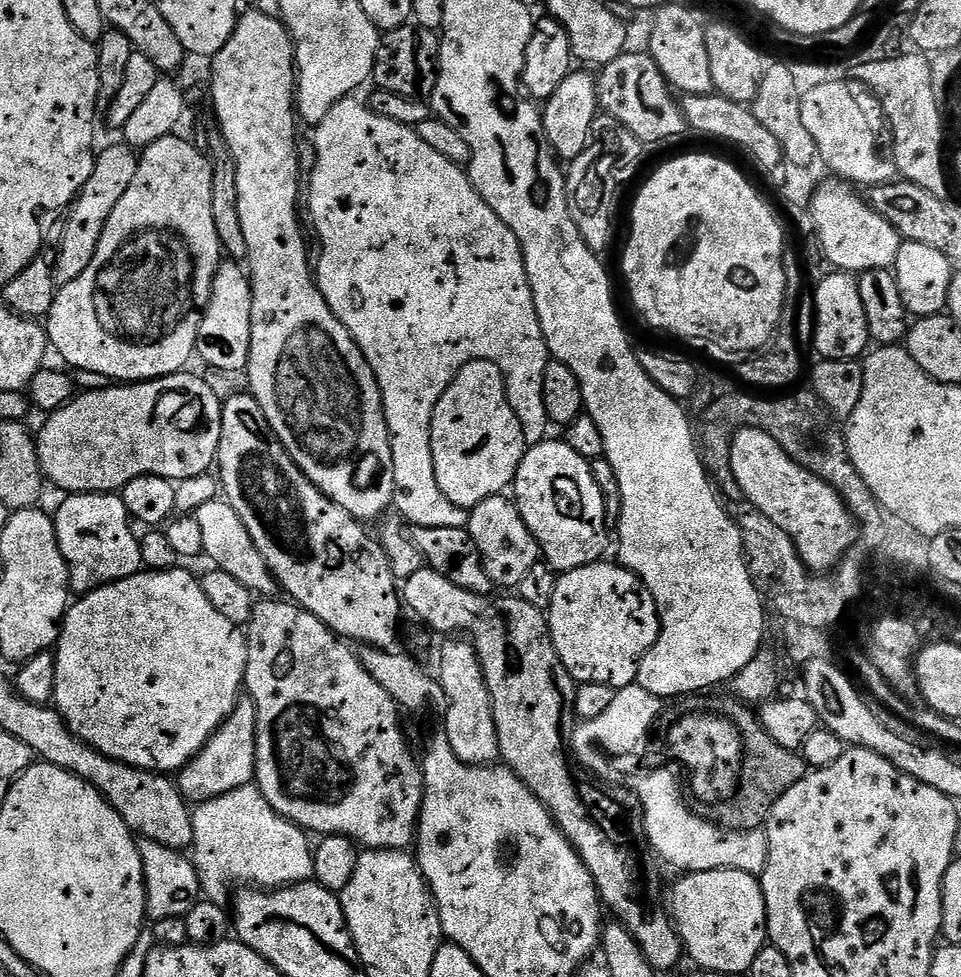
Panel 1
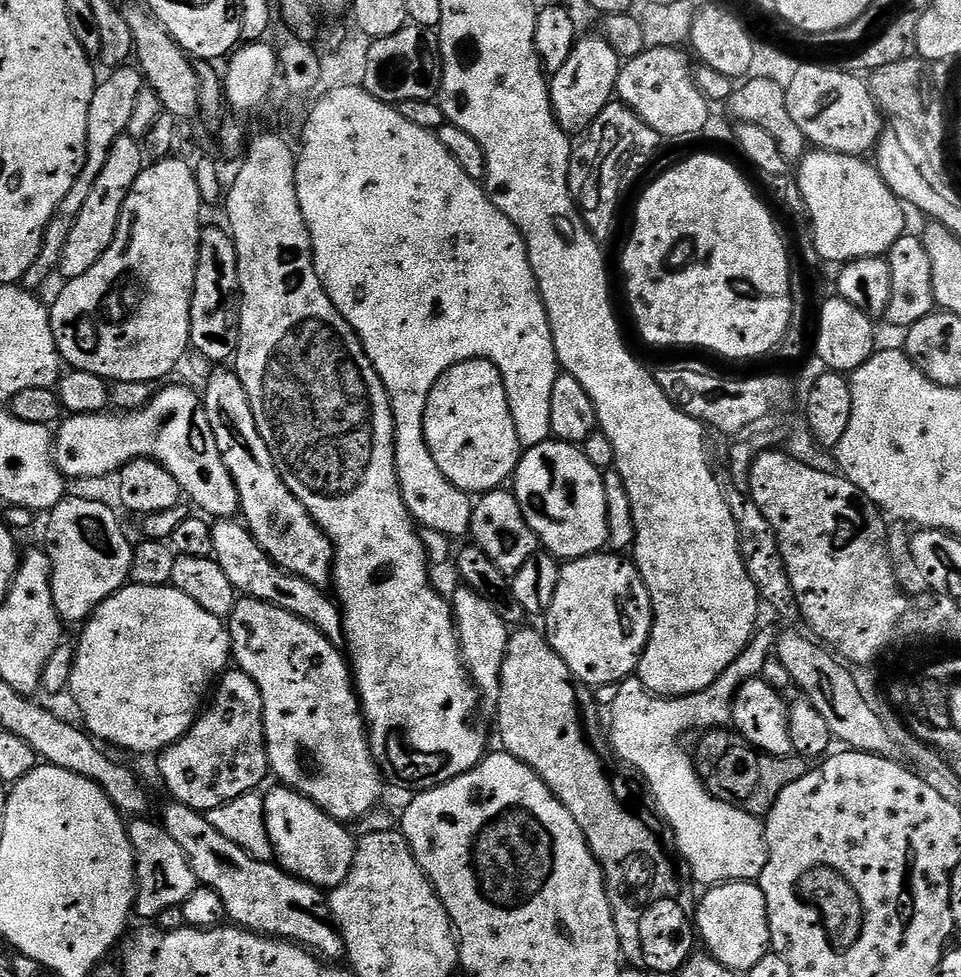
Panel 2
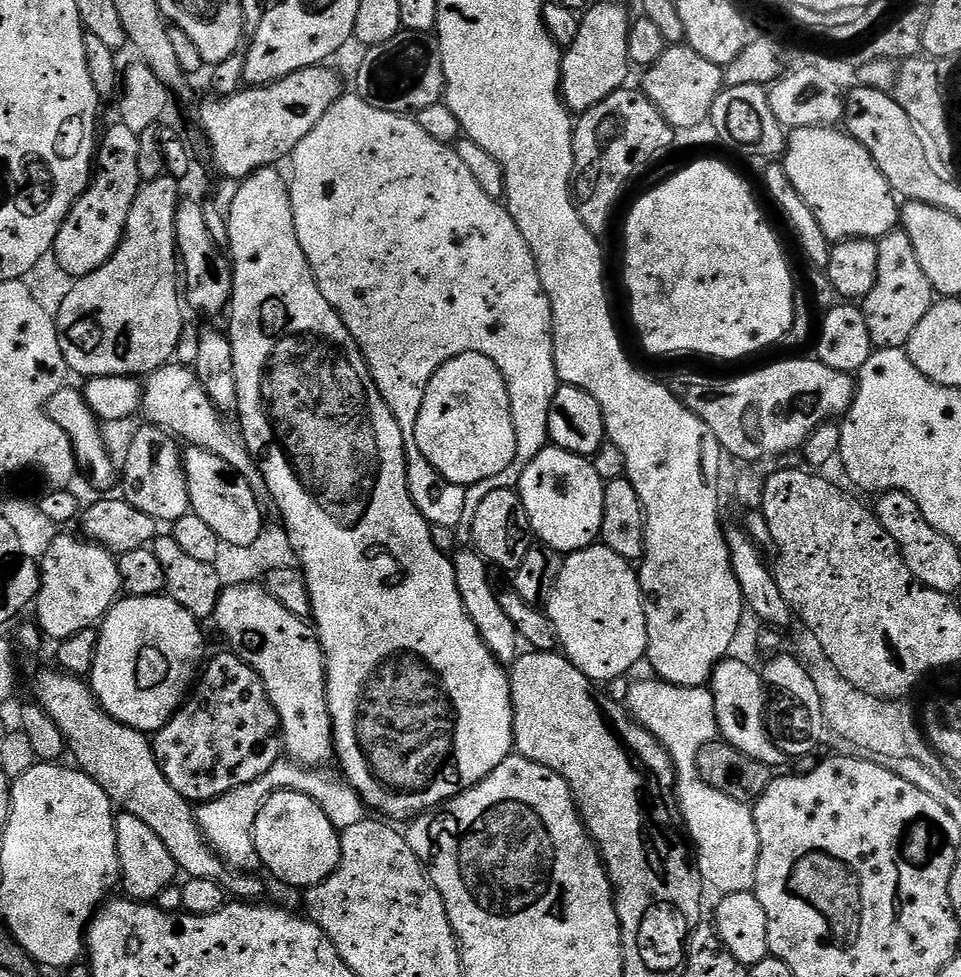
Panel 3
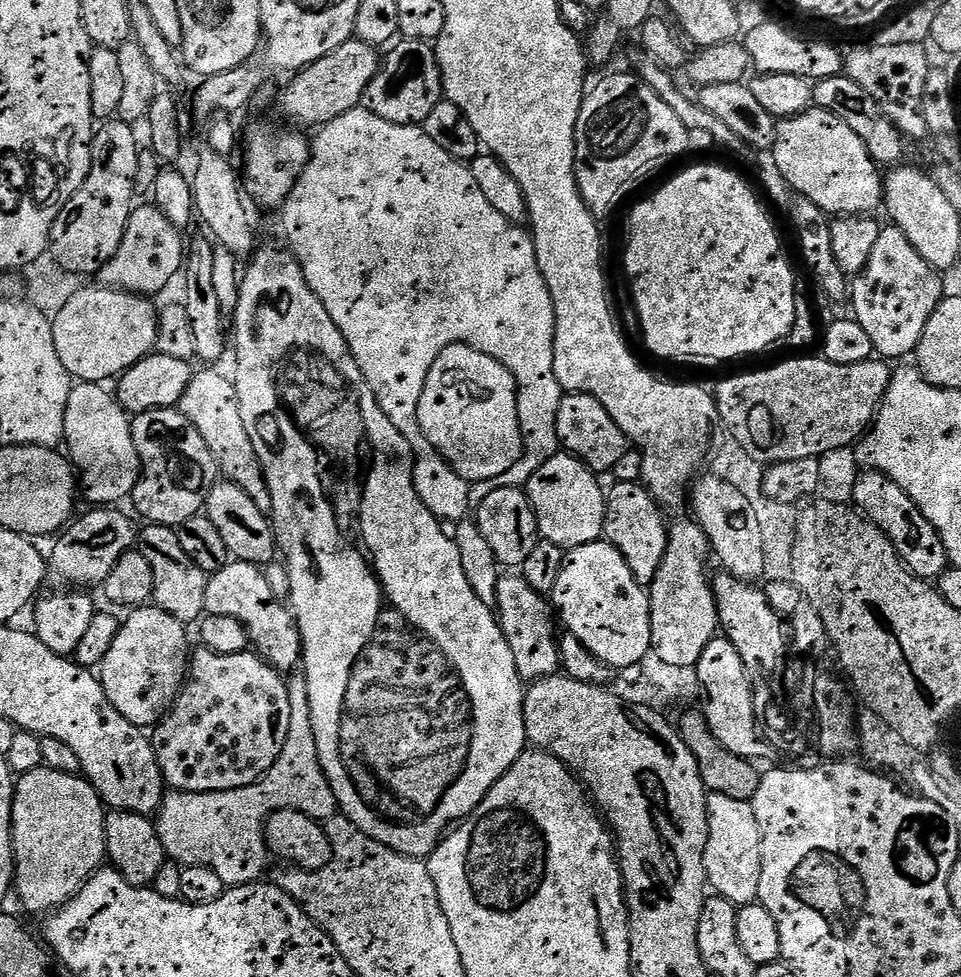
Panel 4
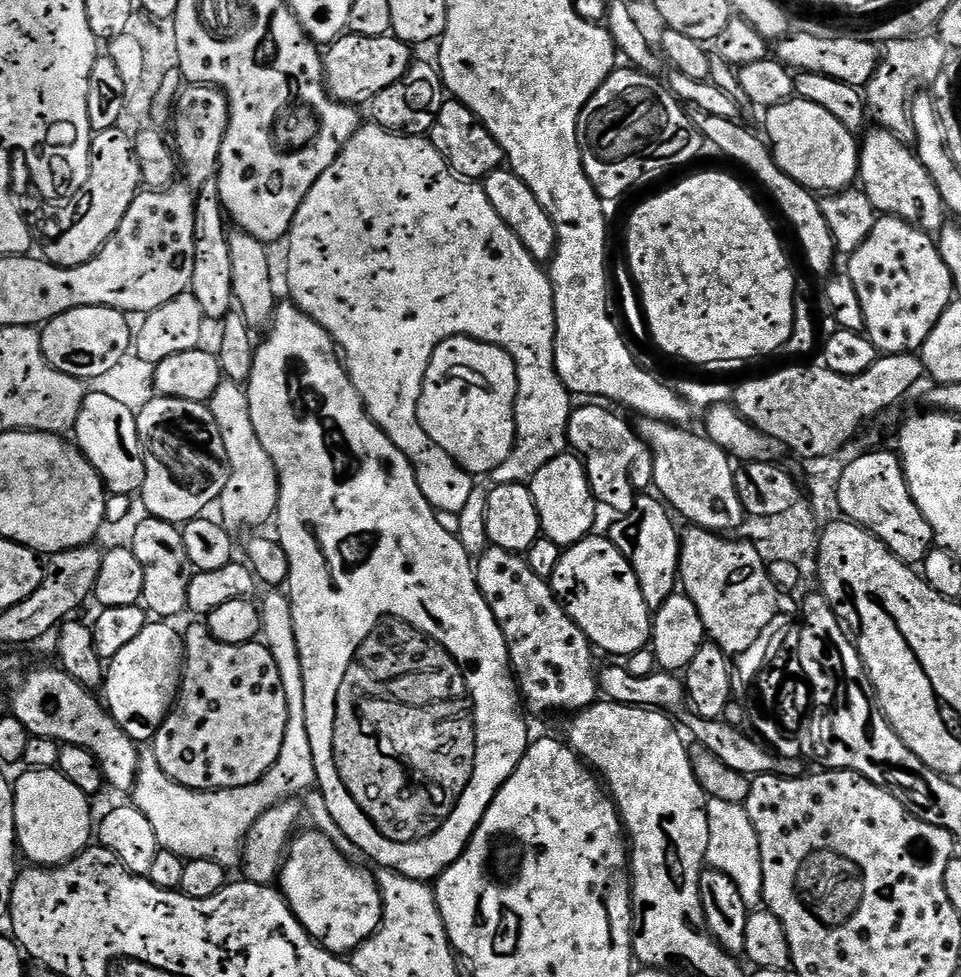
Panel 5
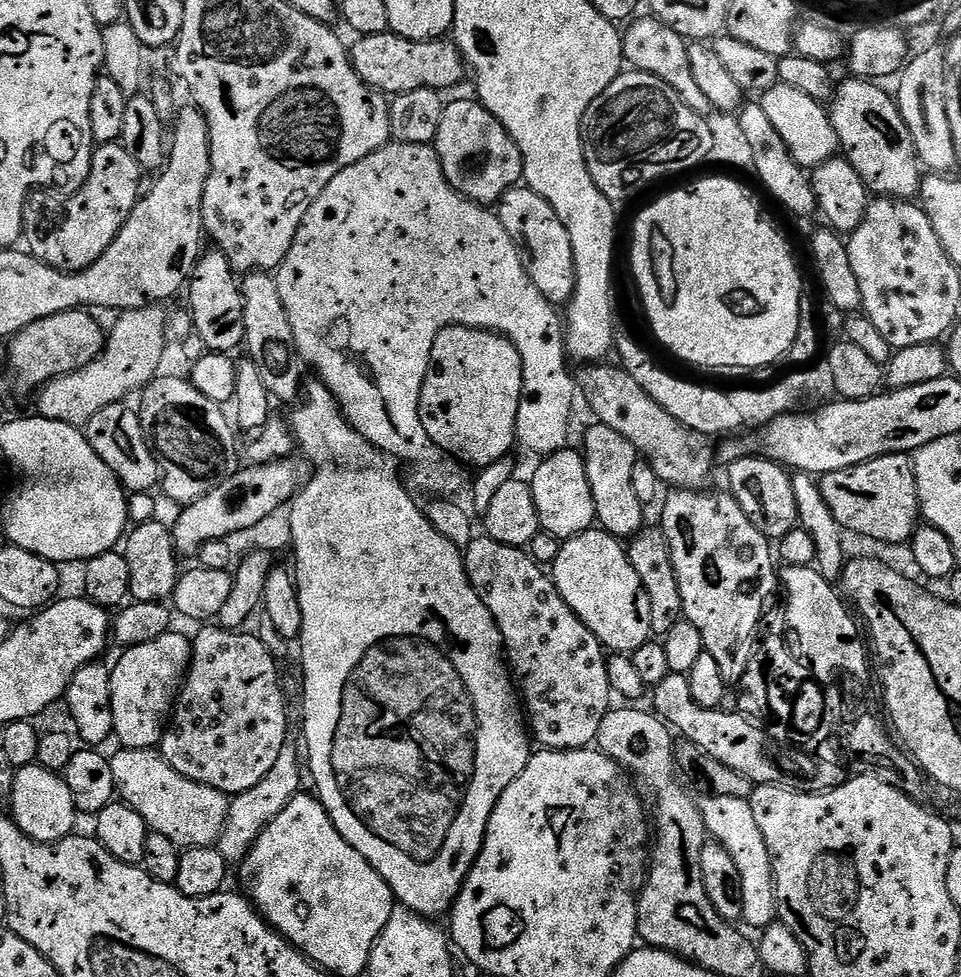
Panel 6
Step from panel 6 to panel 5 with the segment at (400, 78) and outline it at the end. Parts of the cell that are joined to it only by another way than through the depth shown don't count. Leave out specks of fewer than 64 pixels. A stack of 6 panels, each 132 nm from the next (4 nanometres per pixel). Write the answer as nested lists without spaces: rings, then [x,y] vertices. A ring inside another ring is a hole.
[[[345,34],[327,45],[324,57],[324,83],[335,100],[353,106],[367,105],[386,86],[394,86],[402,74],[414,63],[413,49],[391,34],[378,38]]]

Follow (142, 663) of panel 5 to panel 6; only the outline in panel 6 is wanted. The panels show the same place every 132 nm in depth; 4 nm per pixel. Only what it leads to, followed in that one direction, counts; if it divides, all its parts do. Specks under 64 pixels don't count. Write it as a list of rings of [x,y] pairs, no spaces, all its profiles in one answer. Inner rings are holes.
[[[170,630],[162,638],[154,638],[154,642],[121,651],[120,661],[111,665],[112,730],[123,747],[155,749],[164,739],[184,677],[188,675],[188,666],[192,662],[192,640],[176,631]]]

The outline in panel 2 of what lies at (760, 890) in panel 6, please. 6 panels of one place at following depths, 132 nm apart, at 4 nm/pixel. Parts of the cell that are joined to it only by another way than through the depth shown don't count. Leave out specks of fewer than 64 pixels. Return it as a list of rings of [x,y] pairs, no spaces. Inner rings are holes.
[[[761,627],[751,642],[745,646],[743,654],[710,685],[706,690],[695,692],[689,696],[655,696],[639,678],[621,680],[618,698],[614,698],[610,715],[610,747],[617,760],[635,768],[646,781],[646,787],[658,809],[663,821],[676,837],[676,851],[679,859],[686,865],[693,881],[697,885],[715,886],[746,880],[759,881],[762,870],[768,864],[768,843],[764,837],[764,820],[759,816],[751,816],[746,810],[734,804],[722,802],[712,795],[705,786],[701,773],[697,772],[691,755],[688,756],[679,748],[680,736],[687,734],[691,728],[703,730],[720,730],[732,722],[732,703],[736,692],[748,680],[755,680],[768,664],[768,656],[773,655],[778,639],[777,629]]]

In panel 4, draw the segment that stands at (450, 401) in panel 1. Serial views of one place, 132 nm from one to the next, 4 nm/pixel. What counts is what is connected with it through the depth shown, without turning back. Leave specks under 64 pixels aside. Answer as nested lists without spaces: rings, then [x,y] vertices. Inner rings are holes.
[[[455,344],[442,350],[434,366],[430,366],[430,374],[418,402],[418,422],[422,426],[422,434],[426,434],[436,451],[463,480],[469,482],[496,480],[506,475],[515,464],[517,467],[524,455],[524,431],[520,429],[516,379],[506,366],[502,366],[502,362],[465,344]]]

